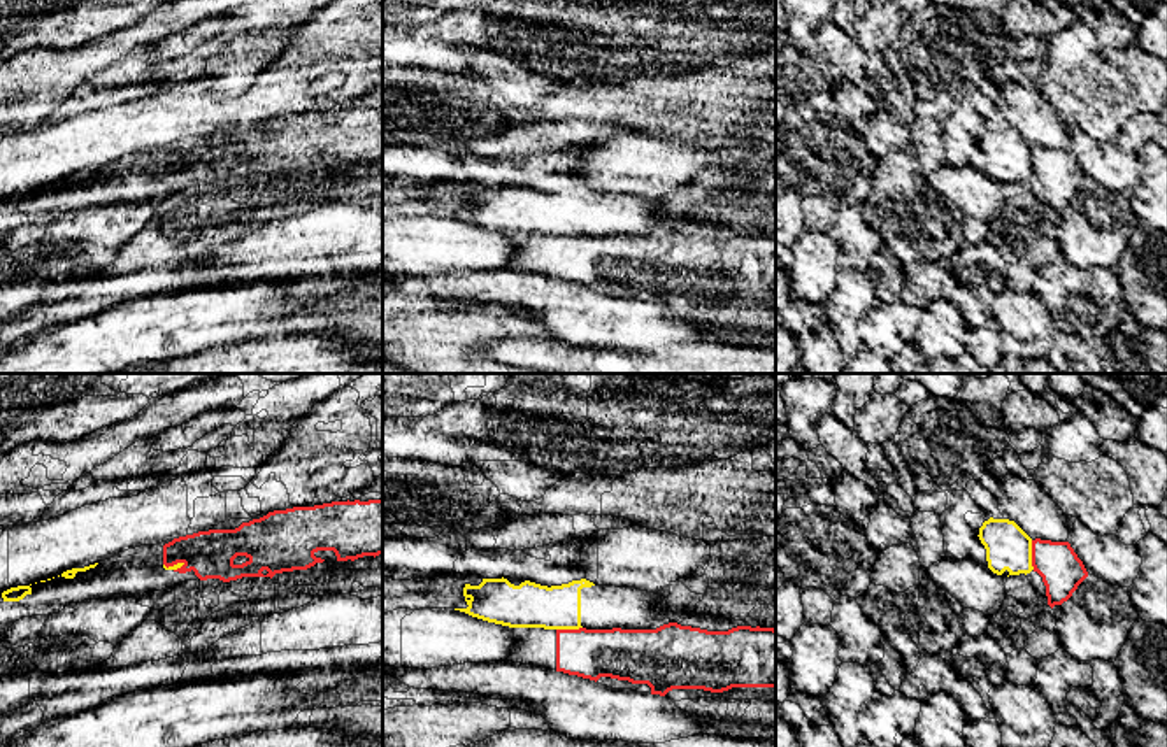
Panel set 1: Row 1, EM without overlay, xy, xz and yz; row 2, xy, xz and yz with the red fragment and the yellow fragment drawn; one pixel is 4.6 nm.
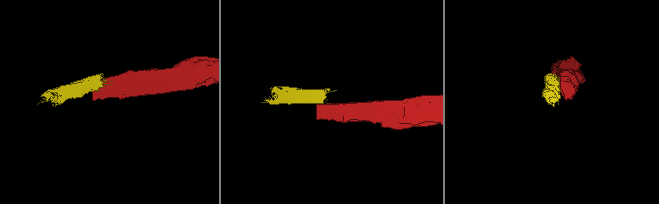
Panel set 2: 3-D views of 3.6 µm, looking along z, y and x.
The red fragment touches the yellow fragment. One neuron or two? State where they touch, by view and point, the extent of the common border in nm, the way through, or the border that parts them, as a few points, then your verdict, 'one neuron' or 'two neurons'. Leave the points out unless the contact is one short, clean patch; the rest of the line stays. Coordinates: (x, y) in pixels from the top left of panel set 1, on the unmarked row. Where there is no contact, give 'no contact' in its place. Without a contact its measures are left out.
meets red in yz at (1032, 162); contact 140 nm long; border along yz (1030, 148), (1030, 172), (1034, 176); two neurons

